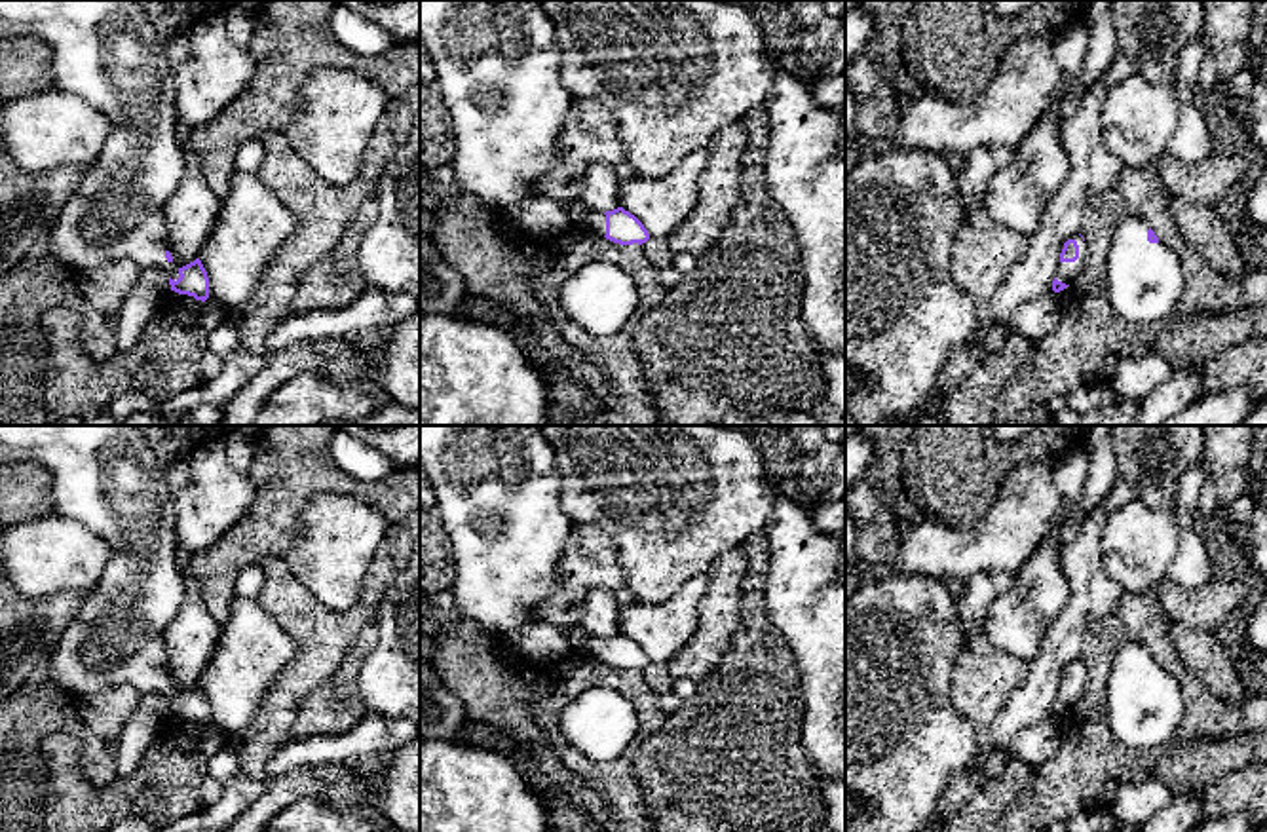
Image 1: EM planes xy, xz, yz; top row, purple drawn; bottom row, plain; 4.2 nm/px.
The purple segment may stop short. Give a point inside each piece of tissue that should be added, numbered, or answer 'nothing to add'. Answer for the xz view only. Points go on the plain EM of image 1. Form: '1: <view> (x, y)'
1: xz (595, 648)

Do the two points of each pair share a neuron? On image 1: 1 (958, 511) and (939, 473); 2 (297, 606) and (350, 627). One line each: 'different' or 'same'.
1: same
2: same

